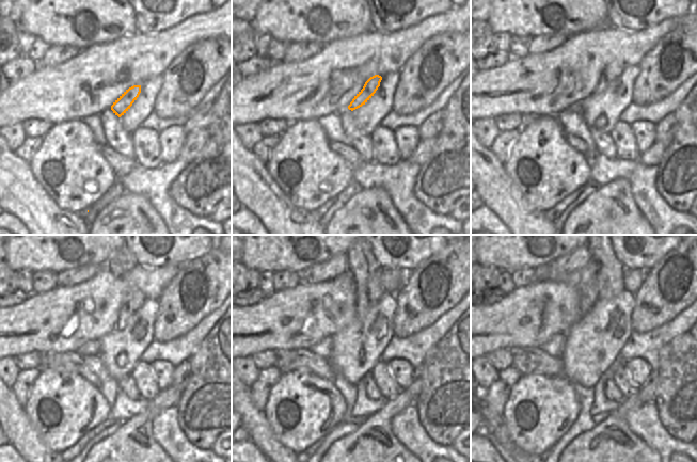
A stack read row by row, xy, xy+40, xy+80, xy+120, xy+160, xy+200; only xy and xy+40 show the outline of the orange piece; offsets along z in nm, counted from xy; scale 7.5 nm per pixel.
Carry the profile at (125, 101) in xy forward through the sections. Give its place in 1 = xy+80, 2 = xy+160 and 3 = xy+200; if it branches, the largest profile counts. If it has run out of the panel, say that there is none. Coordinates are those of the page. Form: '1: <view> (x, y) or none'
1: xy+80 (613, 69)
2: xy+160 (362, 264)
3: xy+200 (610, 270)

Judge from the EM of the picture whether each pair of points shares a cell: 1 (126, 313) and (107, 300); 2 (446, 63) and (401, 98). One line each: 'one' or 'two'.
1: two
2: one

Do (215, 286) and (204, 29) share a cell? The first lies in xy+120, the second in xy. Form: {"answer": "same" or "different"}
{"answer": "different"}

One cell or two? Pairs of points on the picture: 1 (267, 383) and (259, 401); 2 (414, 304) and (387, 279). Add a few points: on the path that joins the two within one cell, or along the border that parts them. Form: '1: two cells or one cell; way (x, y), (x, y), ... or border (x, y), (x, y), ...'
1: one cell; way (263, 387), (259, 391), (259, 397)
2: two cells; border (411, 271), (404, 286), (395, 295)

